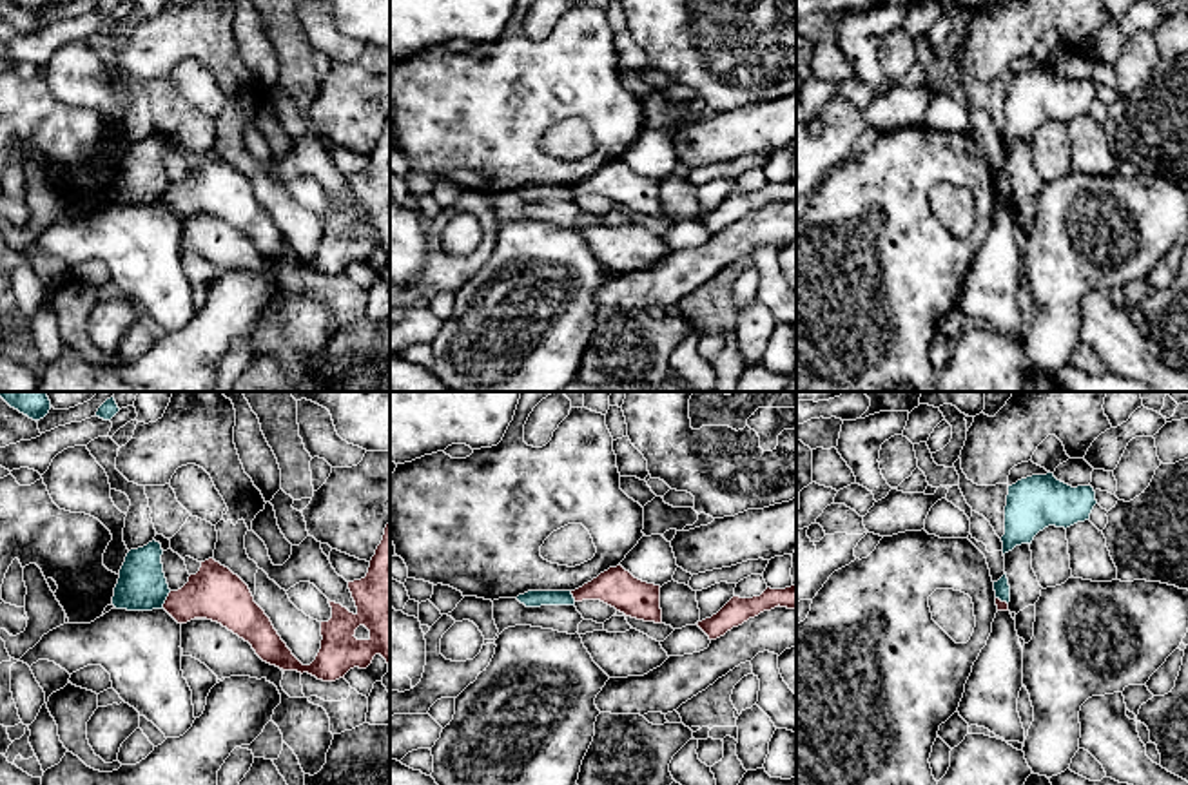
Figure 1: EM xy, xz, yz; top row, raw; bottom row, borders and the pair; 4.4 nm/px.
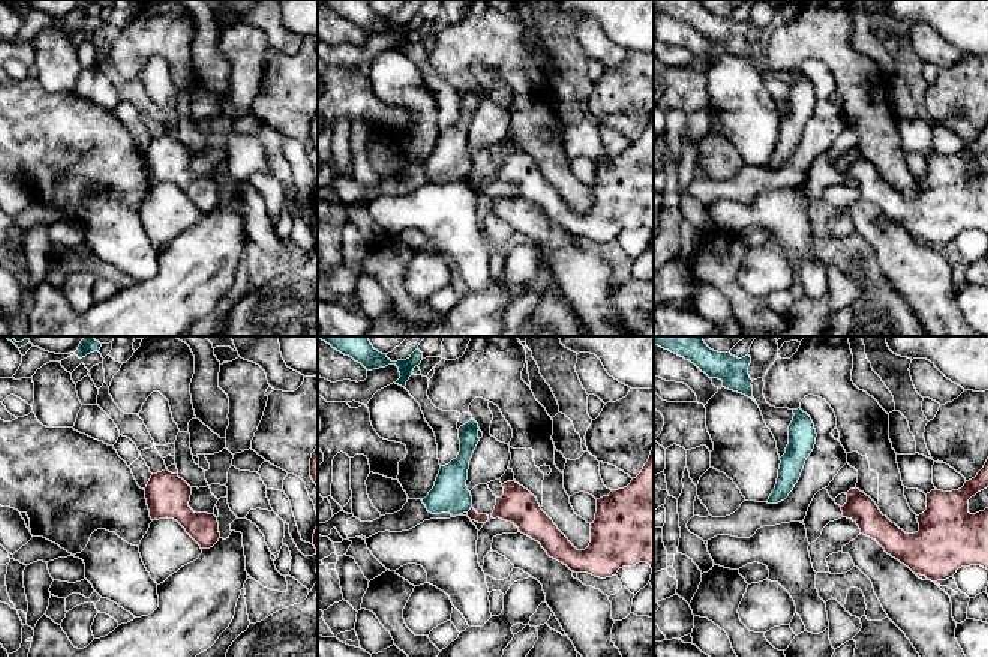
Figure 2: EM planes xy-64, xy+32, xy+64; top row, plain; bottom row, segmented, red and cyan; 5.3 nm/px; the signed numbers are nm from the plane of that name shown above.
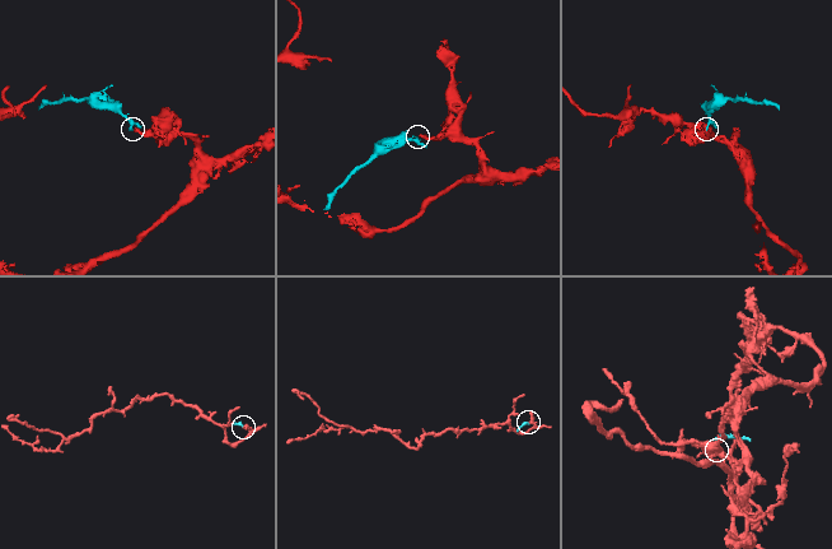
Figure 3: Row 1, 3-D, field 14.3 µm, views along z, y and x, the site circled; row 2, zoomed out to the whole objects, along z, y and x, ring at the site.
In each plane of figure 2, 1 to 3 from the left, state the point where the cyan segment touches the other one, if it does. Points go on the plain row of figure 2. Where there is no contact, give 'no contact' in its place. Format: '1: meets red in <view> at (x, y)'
1: no contact
2: meets red in xy+32 at (470, 174)
3: no contact

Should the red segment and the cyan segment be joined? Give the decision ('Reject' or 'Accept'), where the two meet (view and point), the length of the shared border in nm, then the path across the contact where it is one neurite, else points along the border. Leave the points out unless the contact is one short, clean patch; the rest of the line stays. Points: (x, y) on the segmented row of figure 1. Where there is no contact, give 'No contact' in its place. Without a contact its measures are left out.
Reject. Touches red at xy (165, 600). Shared border 90 nm. Boundary: xy (171, 591), (162, 608)

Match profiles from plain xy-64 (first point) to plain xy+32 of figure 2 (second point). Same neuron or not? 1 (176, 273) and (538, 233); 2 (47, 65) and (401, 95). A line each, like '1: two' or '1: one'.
1: two
2: one

